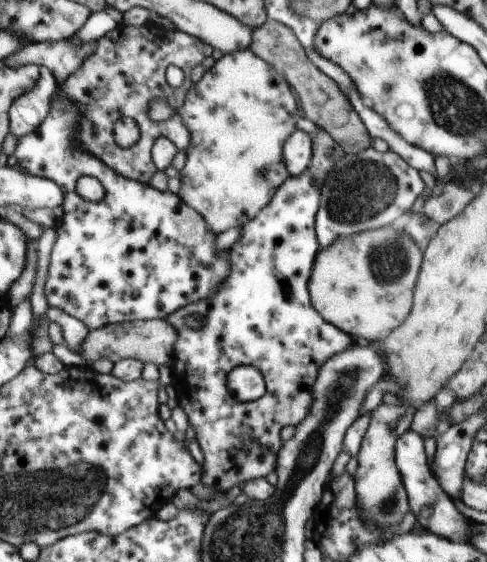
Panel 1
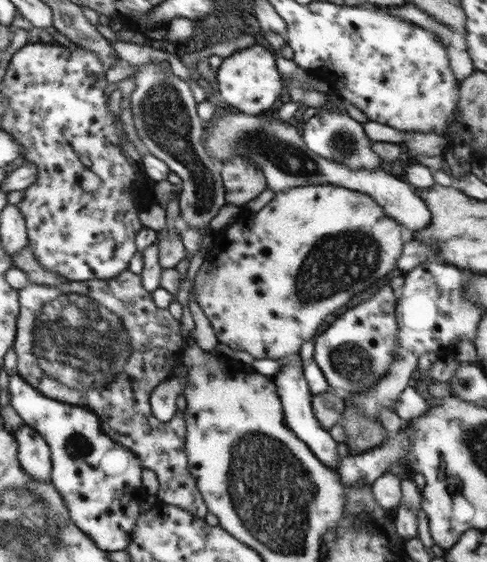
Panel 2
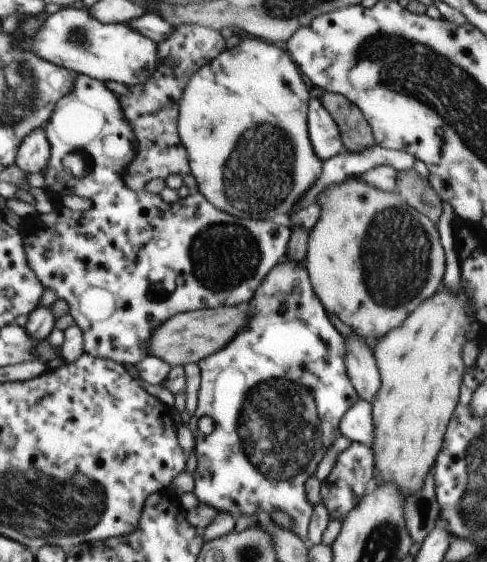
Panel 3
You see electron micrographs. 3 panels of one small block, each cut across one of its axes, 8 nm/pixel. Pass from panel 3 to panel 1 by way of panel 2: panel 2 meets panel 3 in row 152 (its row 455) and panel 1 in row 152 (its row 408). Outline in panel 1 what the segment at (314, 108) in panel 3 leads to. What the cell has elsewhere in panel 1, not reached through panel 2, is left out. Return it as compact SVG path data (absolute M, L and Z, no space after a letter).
M300 129L285 143L285 163L291 176L302 175L308 170L313 155L312 143L311 134Z

